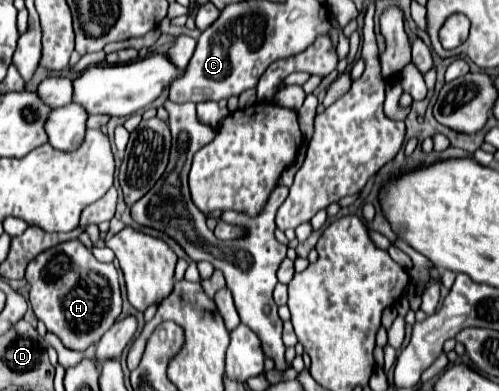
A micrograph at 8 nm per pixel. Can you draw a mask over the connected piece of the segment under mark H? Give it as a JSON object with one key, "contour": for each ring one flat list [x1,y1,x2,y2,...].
{"contour":[[71,239,39,253,25,271,31,285,29,303,47,331,55,333,67,349,85,351,97,343,117,321,123,307,119,273,113,263,99,263,93,253,79,241]]}

